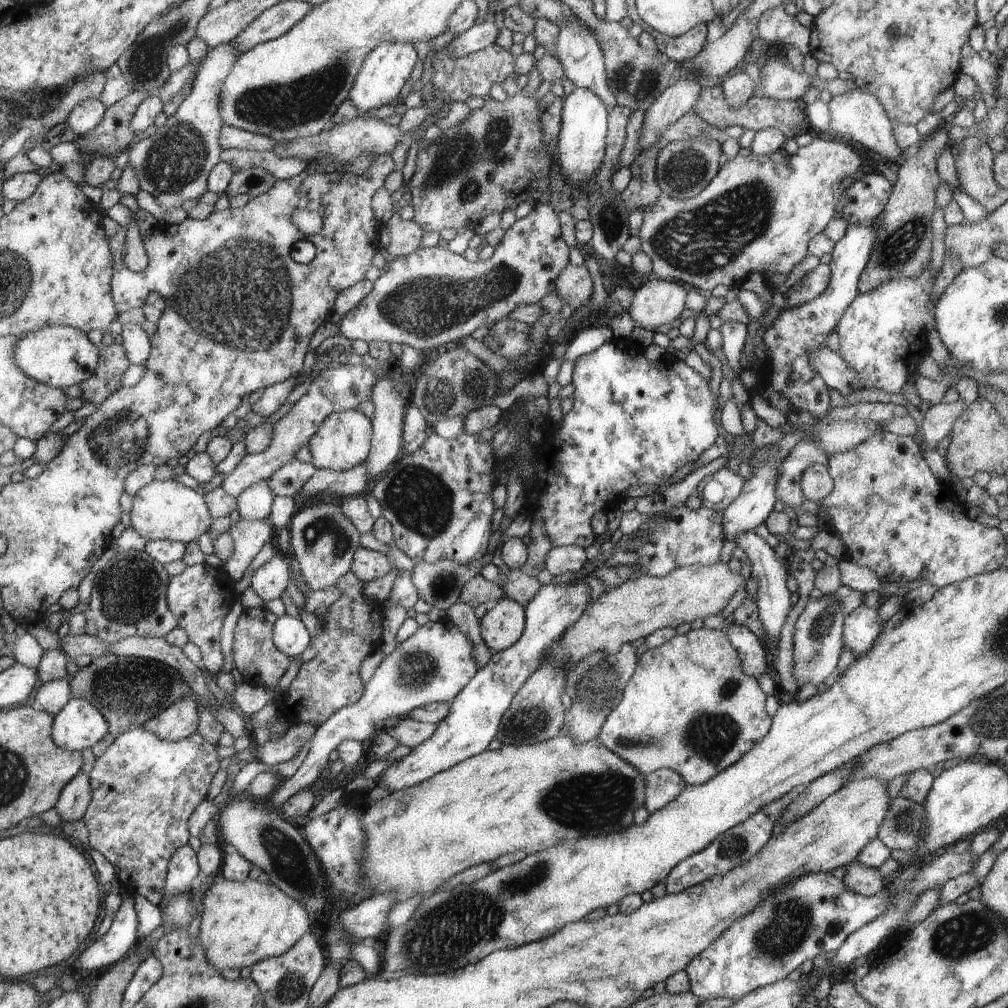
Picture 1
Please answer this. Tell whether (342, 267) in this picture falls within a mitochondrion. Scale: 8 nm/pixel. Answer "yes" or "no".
no

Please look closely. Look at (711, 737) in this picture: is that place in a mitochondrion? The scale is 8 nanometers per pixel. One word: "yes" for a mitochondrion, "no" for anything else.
yes

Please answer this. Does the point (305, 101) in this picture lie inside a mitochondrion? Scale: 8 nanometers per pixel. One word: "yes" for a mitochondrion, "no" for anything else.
yes

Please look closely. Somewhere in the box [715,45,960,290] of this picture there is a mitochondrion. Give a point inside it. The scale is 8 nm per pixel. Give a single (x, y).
(901, 247)

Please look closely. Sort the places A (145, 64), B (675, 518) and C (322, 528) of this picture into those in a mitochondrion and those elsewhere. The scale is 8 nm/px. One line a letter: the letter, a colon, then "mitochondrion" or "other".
A: mitochondrion
B: other
C: mitochondrion

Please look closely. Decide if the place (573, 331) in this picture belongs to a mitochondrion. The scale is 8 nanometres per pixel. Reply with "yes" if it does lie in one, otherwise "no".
no

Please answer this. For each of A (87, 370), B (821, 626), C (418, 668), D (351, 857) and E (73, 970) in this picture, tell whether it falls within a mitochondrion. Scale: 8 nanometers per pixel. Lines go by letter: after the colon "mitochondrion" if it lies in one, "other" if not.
A: other
B: mitochondrion
C: mitochondrion
D: other
E: other

